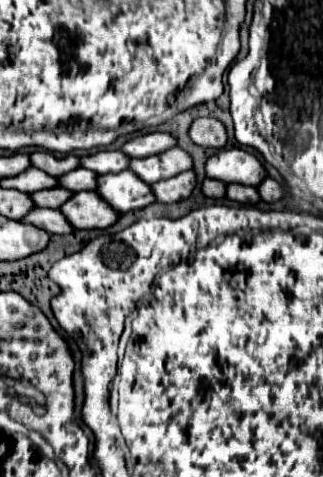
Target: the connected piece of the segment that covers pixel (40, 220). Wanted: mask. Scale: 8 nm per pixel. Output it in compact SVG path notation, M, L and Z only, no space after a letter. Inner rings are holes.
M35 208L27 220L23 218L23 222L31 222L43 230L47 230L49 234L71 234L71 230L75 230L67 218L59 212L59 210L53 210L53 208Z

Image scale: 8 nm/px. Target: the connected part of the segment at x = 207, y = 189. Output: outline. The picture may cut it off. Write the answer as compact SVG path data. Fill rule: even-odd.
M207 178L203 182L203 194L209 196L209 198L225 198L225 192L227 192L227 184L221 182L221 180Z

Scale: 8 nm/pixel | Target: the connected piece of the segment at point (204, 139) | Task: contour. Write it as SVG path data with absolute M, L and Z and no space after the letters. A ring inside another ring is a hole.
M197 118L191 124L189 136L195 144L205 148L223 148L227 144L227 130L217 118Z

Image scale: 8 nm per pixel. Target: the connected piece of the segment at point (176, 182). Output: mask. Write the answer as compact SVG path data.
M189 170L189 172L183 172L183 174L177 174L169 180L159 180L153 184L153 192L157 196L157 202L165 202L165 204L173 204L173 202L181 202L181 200L187 200L193 190L197 186L197 178L195 178L195 172Z

